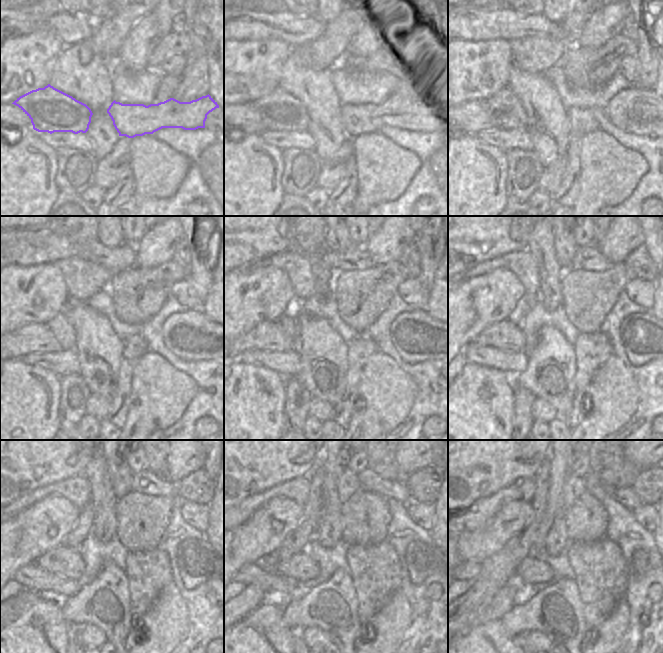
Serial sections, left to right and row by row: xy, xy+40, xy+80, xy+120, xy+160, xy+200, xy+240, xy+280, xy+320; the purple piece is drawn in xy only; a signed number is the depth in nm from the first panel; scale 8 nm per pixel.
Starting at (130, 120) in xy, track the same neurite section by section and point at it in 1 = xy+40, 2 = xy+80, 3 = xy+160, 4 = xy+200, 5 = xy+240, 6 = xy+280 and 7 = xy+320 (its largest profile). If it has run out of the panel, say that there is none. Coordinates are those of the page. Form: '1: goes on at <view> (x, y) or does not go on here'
1: goes on at xy+40 (416, 112)
2: goes on at xy+80 (635, 110)
3: goes on at xy+160 (417, 337)
4: goes on at xy+200 (645, 338)
5: goes on at xy+240 (198, 562)
6: goes on at xy+280 (422, 560)
7: goes on at xy+320 (641, 561)

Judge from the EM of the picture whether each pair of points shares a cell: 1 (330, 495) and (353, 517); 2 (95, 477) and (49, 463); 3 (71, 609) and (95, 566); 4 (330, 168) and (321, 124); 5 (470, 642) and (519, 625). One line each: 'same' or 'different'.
1: different
2: different
3: different
4: different
5: different

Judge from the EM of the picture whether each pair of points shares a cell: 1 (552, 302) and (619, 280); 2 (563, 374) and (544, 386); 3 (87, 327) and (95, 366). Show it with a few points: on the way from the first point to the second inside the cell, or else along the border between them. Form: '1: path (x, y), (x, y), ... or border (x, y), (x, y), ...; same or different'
1: border (563, 274), (561, 279), (562, 305); different
2: path (558, 374), (549, 381); same
3: path (87, 338), (87, 346), (83, 350), (85, 359); same

